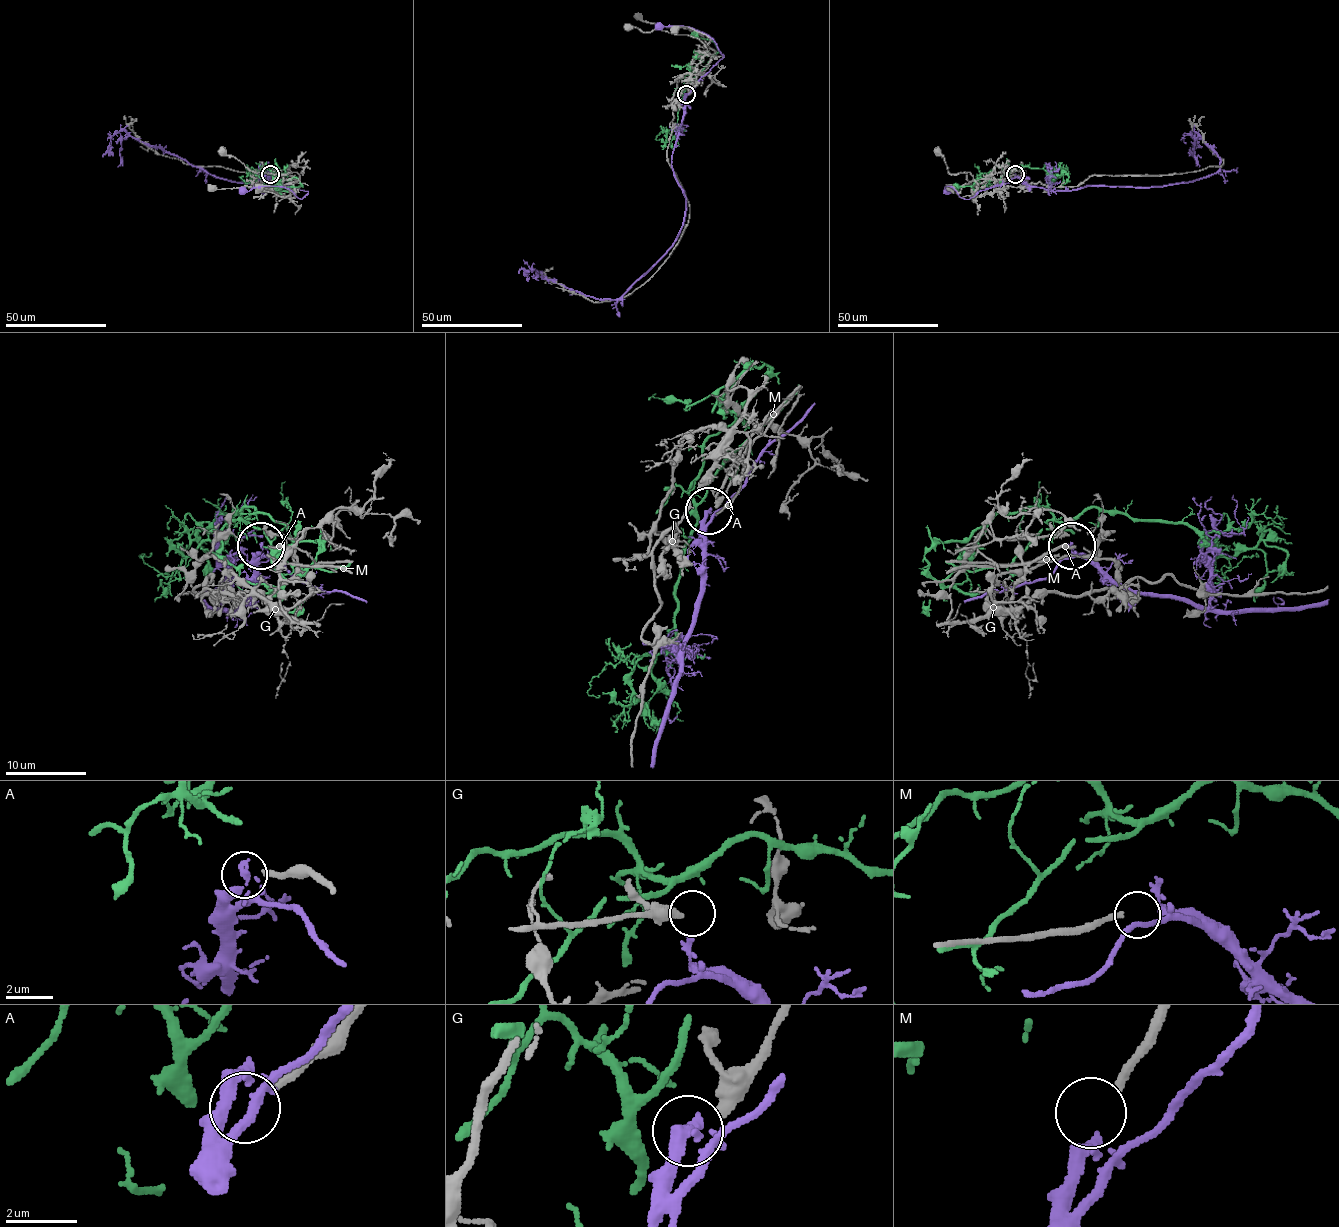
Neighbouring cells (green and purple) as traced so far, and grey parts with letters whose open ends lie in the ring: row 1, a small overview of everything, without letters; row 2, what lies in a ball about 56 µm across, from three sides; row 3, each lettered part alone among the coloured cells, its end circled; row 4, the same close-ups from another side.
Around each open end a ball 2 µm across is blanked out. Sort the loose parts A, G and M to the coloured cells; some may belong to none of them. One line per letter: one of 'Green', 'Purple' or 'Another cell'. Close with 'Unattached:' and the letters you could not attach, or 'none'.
A: Another cell
G: Another cell
M: Another cell
Unattached: A, G, M

